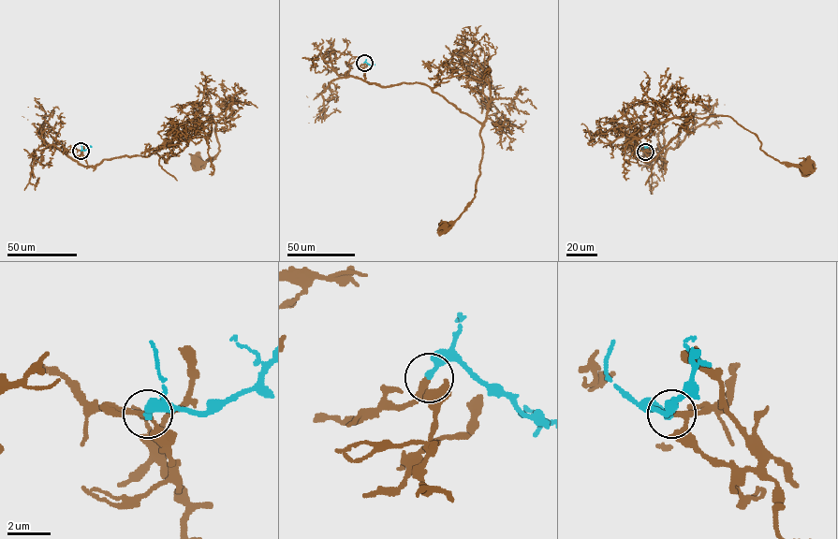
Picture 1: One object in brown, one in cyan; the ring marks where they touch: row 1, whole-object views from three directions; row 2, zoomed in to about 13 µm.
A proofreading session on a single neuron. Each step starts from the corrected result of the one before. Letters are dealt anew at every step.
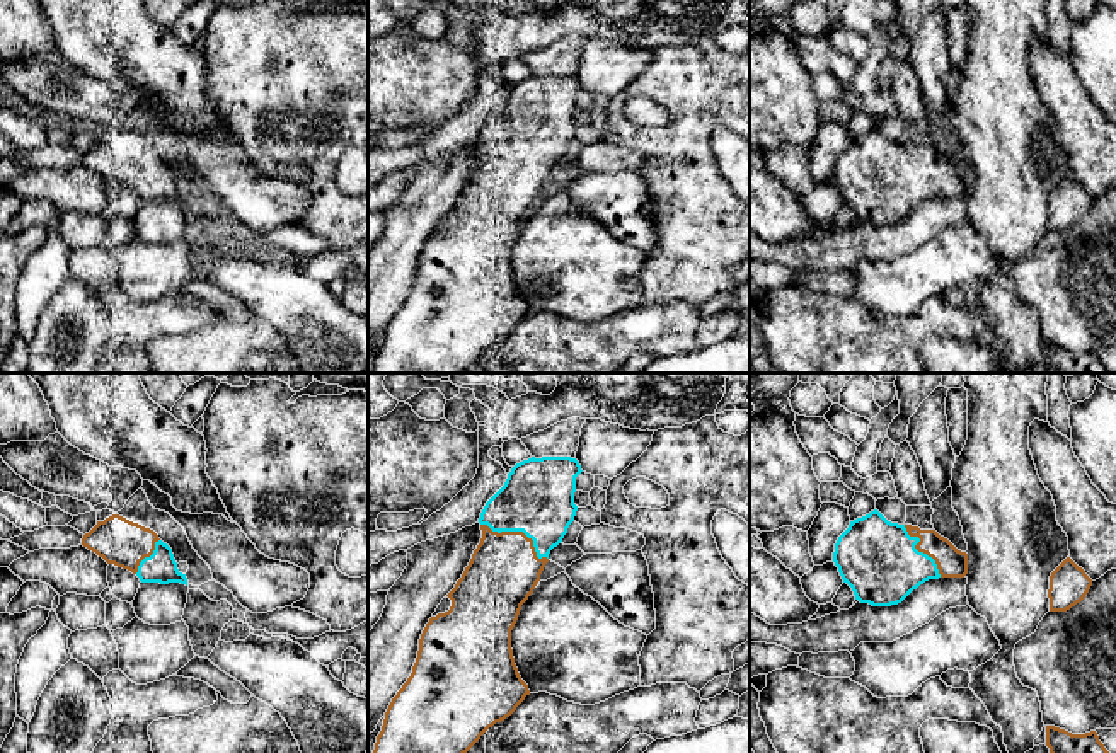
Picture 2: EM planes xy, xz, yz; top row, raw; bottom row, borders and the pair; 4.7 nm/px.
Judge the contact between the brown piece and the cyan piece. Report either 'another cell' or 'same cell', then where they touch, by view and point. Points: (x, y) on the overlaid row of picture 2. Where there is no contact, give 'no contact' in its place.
same cell | xz (520, 532)

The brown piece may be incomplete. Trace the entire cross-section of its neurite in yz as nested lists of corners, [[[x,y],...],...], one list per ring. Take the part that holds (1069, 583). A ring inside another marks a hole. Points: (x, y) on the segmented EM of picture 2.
[[[1067,557],[1050,576],[1050,612],[1067,612],[1080,603],[1092,586],[1092,579]]]

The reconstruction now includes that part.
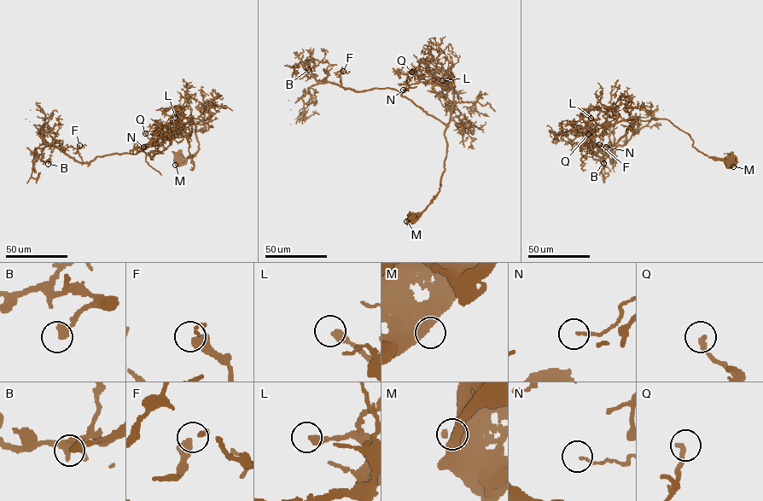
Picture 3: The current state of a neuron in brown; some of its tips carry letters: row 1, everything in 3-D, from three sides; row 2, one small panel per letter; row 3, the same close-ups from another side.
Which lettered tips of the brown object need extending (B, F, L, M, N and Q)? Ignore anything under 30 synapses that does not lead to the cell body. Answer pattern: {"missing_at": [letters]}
{"missing_at": []}

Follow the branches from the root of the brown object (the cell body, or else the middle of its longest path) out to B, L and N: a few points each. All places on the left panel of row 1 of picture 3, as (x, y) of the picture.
B: (179, 157), (192, 158), (199, 149), (193, 117), (135, 154), (79, 162), (55, 146), (37, 148), (48, 164)
L: (179, 157), (192, 158), (199, 142), (193, 117), (187, 119), (189, 125), (184, 127), (175, 117)
N: (179, 157), (192, 158), (199, 149), (193, 117), (187, 119), (192, 124), (189, 136), (163, 136), (143, 147)

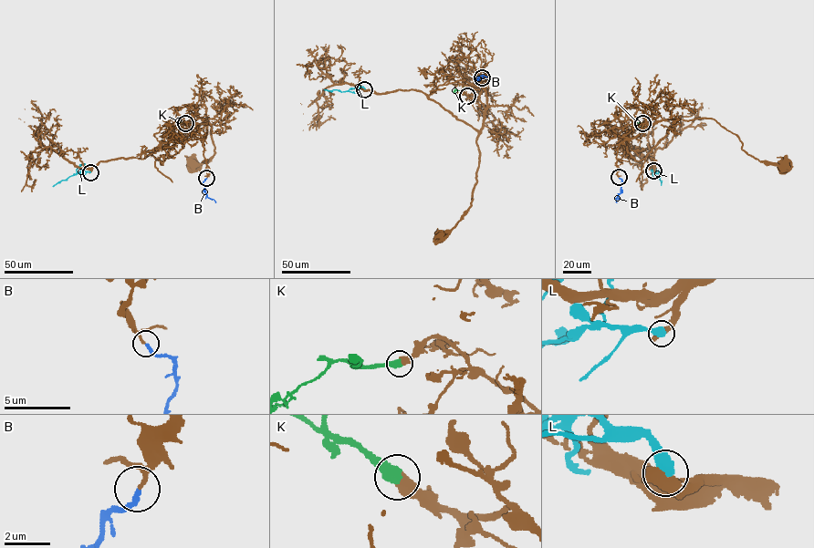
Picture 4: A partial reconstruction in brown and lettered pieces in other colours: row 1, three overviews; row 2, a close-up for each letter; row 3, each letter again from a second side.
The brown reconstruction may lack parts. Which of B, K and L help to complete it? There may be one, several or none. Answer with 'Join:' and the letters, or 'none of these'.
Join: B, K

